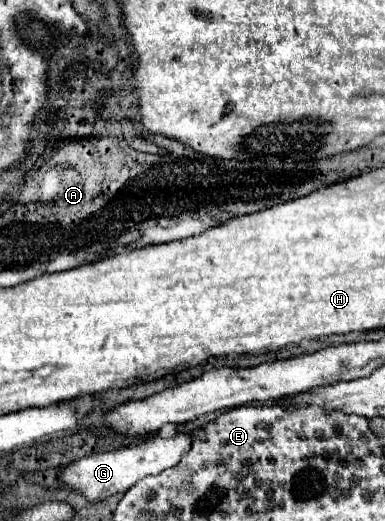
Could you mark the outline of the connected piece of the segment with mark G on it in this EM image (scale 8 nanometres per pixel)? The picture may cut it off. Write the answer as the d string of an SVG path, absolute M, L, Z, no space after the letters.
M177 432L171 438L161 438L159 434L147 438L145 442L137 444L137 446L129 446L129 448L121 448L121 450L111 450L111 452L93 452L83 456L81 460L65 466L59 472L59 480L69 486L75 492L81 492L81 496L87 502L101 502L117 492L127 492L137 480L151 476L151 474L159 474L167 468L173 468L181 456L185 452L189 452L191 448L191 440L193 434L181 434Z

